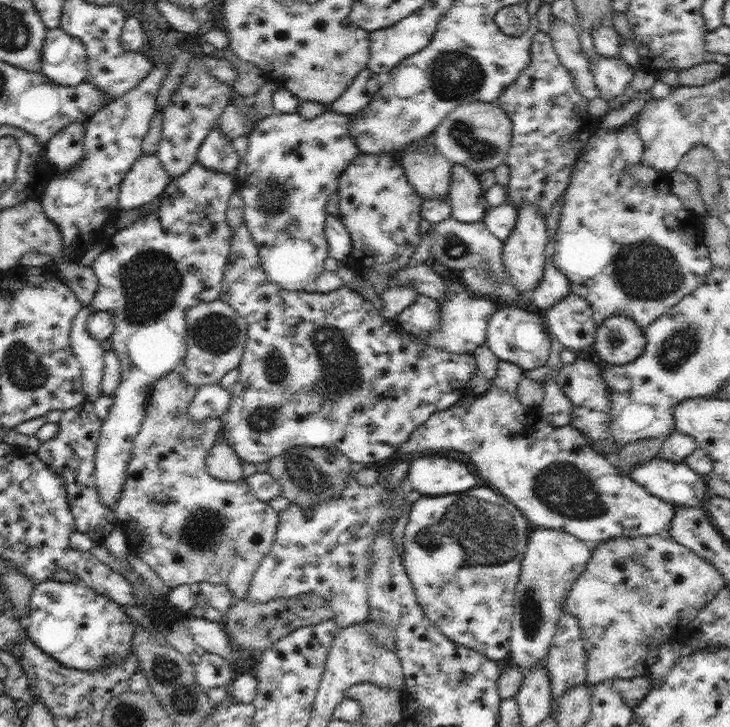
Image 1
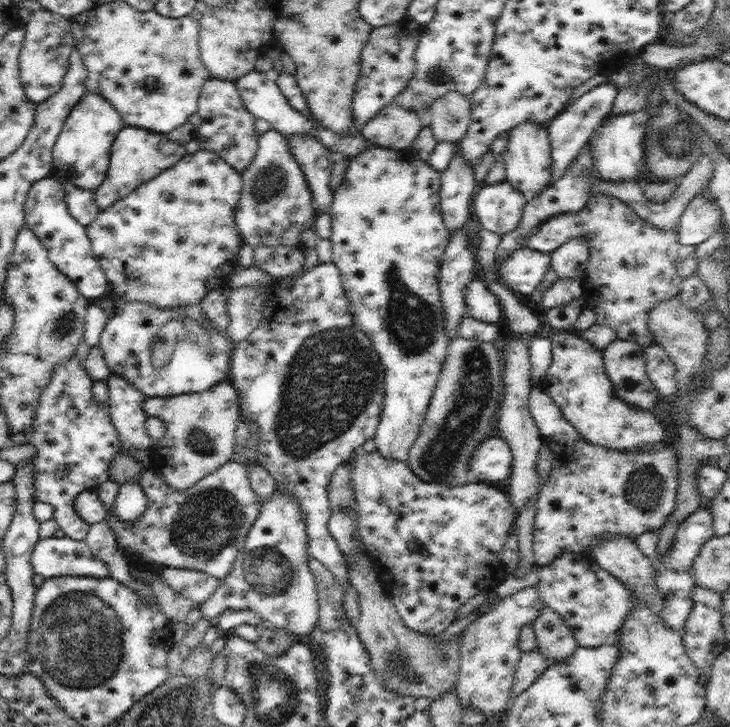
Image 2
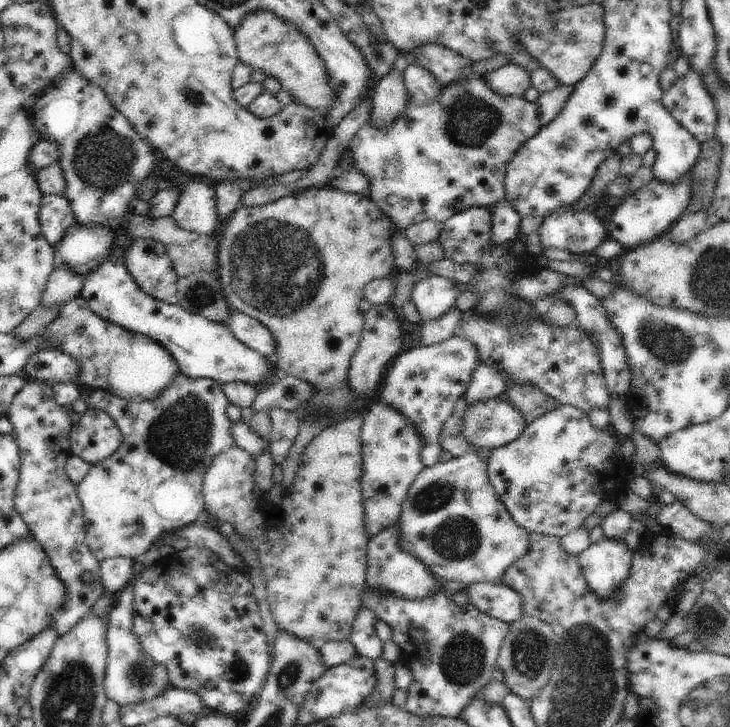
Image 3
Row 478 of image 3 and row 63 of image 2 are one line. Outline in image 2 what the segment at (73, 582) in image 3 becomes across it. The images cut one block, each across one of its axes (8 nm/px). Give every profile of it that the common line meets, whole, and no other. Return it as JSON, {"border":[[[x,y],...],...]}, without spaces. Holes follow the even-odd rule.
{"border":[[[35,9],[25,27],[25,39],[19,52],[19,71],[25,95],[37,105],[54,96],[70,68],[70,55],[76,48],[71,22],[45,9]]]}

